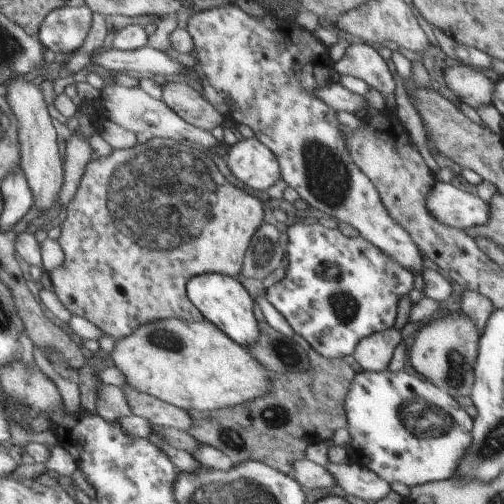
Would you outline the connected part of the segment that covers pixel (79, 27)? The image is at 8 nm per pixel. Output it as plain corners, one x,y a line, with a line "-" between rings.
86,4
83,7
68,5
54,9
42,21
36,37
46,49
52,52
74,54
88,36
92,14

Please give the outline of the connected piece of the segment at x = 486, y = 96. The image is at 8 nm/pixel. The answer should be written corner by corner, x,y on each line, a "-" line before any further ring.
470,65
451,66
444,71
446,84
460,102
476,111
493,104
495,84
481,68

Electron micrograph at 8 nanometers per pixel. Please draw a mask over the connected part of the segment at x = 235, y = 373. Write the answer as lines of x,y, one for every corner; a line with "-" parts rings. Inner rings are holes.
157,318
156,322
141,326
131,335
115,340
115,348
110,354
115,366
126,375
128,385
139,393
154,395
185,411
202,413
242,405
263,397
270,392
272,386
267,368
251,356
248,349
234,342
206,319
185,321
177,318

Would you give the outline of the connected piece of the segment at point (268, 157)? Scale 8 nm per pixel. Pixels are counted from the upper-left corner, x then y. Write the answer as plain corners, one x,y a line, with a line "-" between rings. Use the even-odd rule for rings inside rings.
258,137
241,138
226,156
233,176
254,190
268,190
281,178
281,168
274,153

